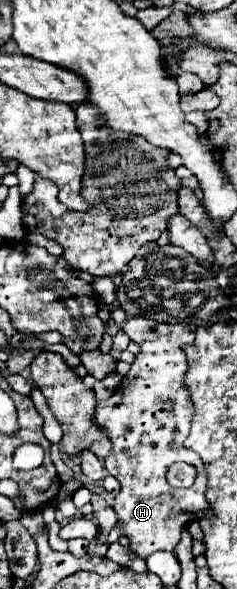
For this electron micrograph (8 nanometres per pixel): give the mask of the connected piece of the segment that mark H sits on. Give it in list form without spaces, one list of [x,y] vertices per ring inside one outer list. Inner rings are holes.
[[[141,317],[129,319],[123,331],[141,347],[141,353],[131,363],[131,371],[119,389],[109,399],[97,403],[95,421],[109,431],[113,453],[105,459],[105,467],[121,483],[113,505],[117,513],[115,527],[129,539],[129,547],[145,559],[155,551],[173,551],[181,539],[181,531],[191,521],[213,511],[205,497],[205,465],[197,453],[183,445],[191,429],[193,403],[185,387],[187,361],[181,345],[193,343],[195,333],[187,325],[169,325]],[[177,461],[185,461],[197,470],[197,478],[189,489],[173,489],[165,481],[167,469]]]

